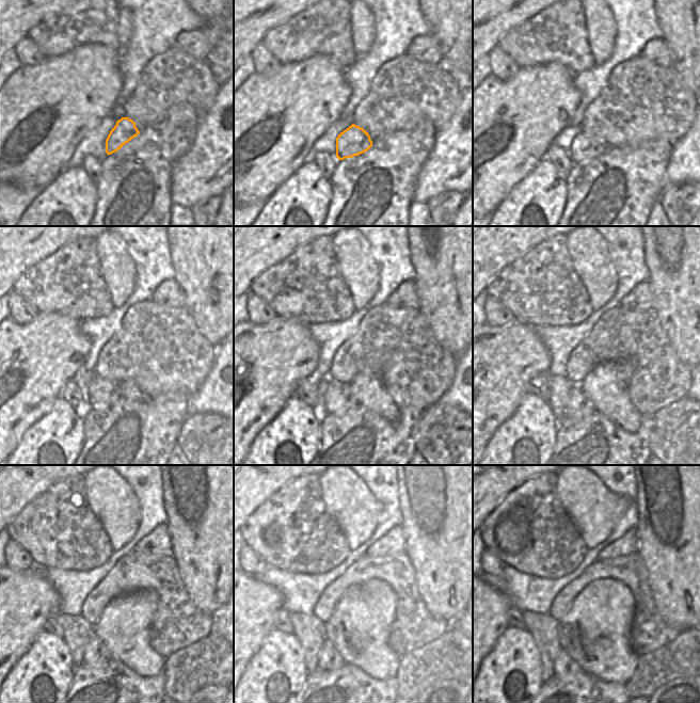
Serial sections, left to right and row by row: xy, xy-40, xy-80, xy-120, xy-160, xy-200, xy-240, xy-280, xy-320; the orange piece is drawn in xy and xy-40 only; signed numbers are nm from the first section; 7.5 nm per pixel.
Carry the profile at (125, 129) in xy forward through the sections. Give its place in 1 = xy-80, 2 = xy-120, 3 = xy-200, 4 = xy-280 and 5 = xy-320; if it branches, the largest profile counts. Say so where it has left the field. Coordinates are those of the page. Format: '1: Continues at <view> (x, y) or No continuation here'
1: Continues at xy-80 (584, 147)
2: Continues at xy-120 (101, 392)
3: Continues at xy-200 (578, 406)
4: Continues at xy-280 (329, 658)
5: Continues at xy-320 (565, 668).

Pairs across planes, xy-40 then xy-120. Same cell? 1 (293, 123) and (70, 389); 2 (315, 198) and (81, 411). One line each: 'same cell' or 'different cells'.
1: different cells
2: different cells

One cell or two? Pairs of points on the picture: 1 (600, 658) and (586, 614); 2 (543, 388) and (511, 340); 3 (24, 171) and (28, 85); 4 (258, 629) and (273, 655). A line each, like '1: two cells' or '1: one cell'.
1: one cell
2: two cells
3: one cell
4: two cells

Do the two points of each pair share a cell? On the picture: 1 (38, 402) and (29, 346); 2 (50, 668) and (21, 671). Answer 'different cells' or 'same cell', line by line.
1: same cell
2: same cell

